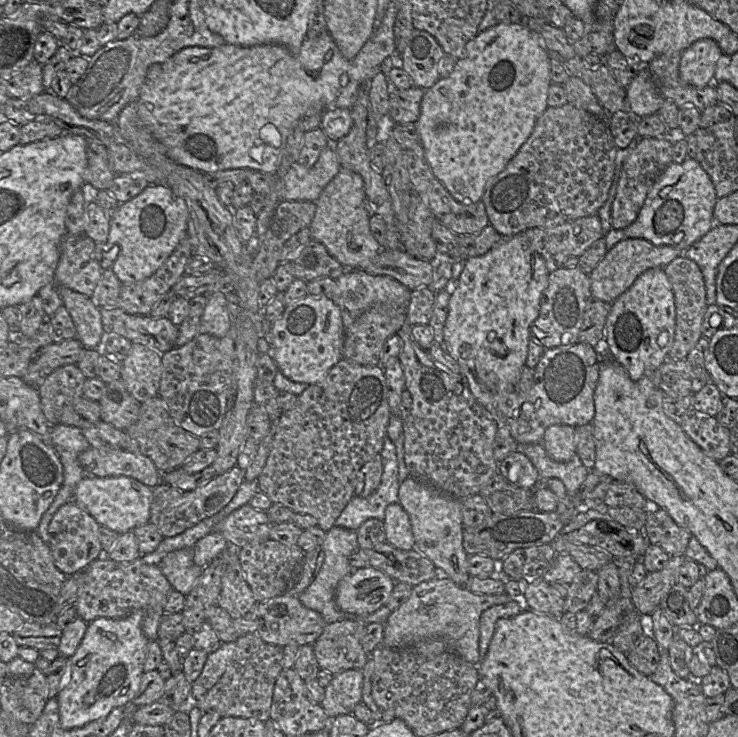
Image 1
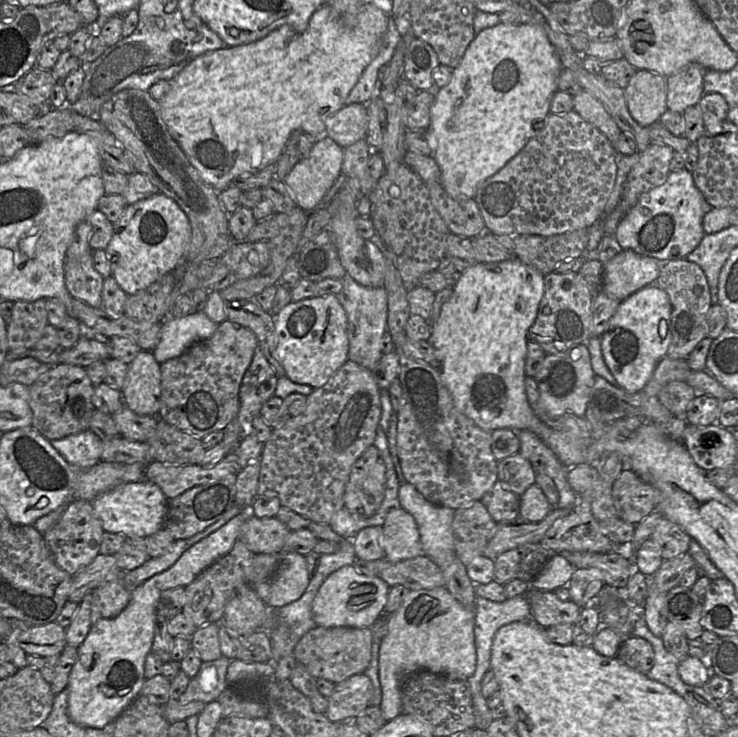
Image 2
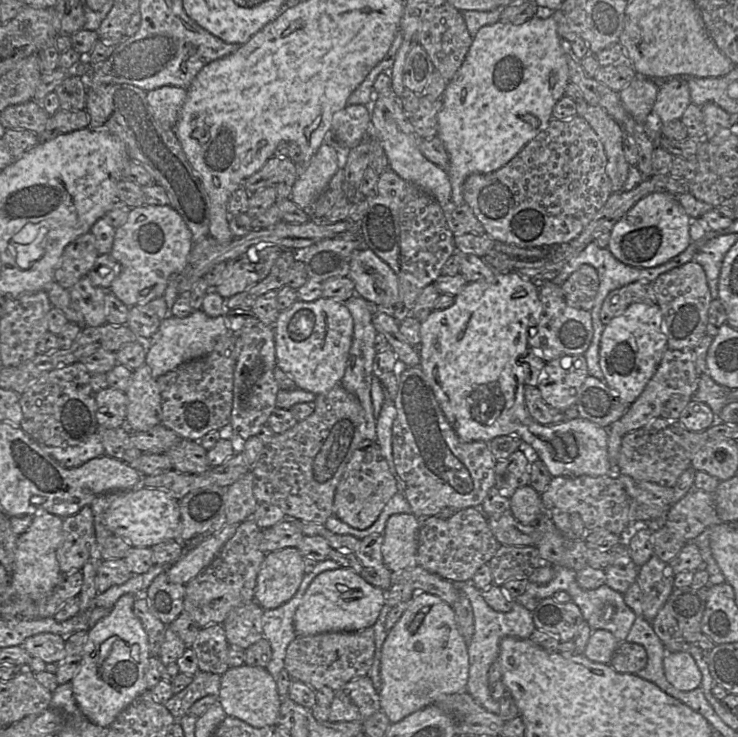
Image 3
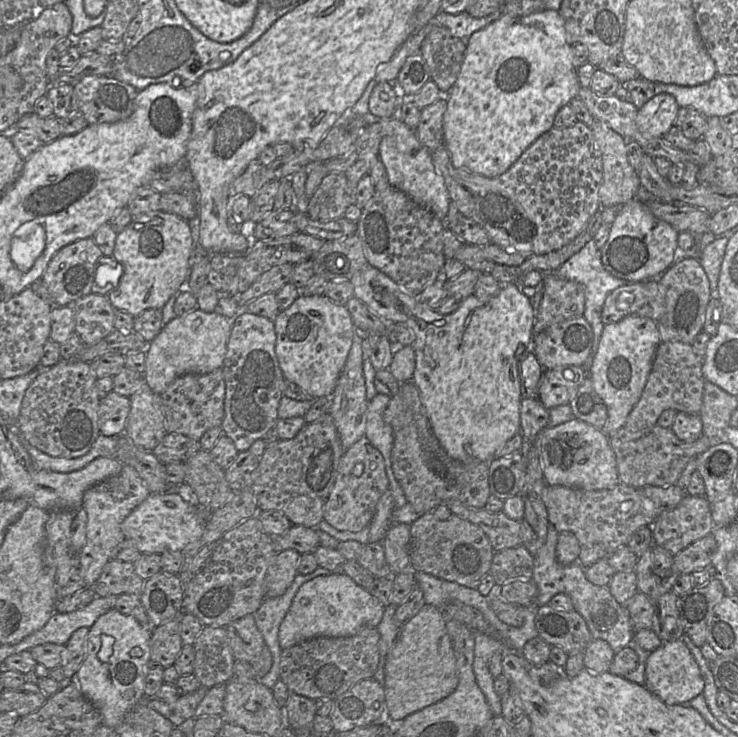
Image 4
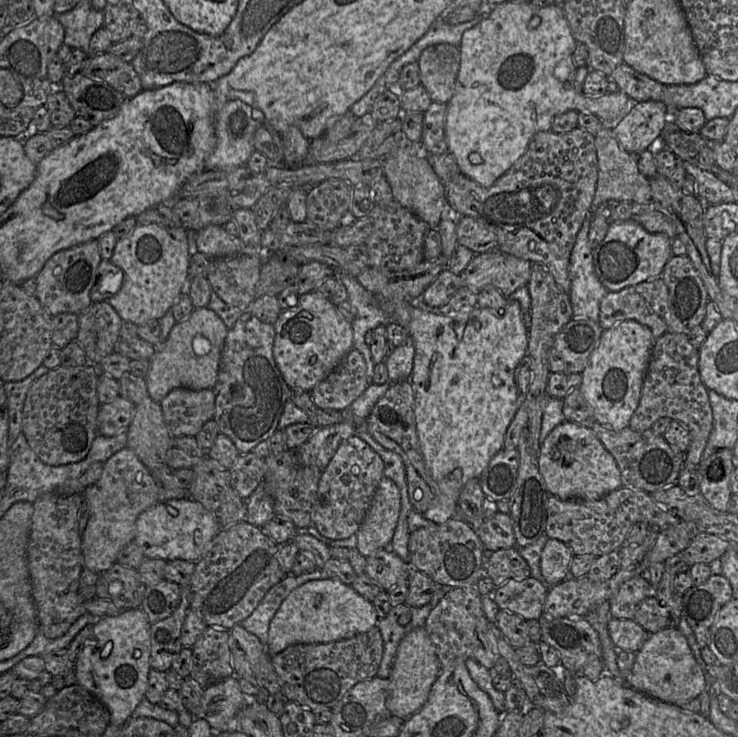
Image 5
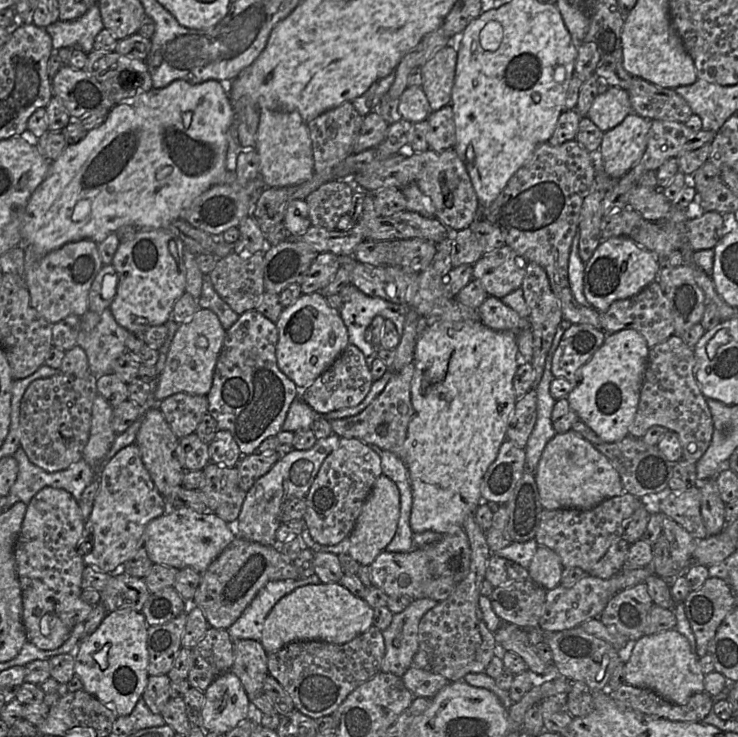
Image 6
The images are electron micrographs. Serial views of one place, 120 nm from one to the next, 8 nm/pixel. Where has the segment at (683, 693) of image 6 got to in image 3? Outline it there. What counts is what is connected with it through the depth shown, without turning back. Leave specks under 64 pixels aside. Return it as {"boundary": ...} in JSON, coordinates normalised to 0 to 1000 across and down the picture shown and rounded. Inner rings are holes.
{"boundary":[[[932,883],[904,886],[898,906],[904,924],[920,938],[938,938],[950,929],[951,915]]]}

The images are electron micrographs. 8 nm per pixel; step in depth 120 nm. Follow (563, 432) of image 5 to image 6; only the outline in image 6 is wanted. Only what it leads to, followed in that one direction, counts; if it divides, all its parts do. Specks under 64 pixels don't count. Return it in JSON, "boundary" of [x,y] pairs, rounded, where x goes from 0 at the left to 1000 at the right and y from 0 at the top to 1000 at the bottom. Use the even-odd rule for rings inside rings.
{"boundary":[[[775,582],[766,588],[753,588],[740,602],[725,639],[725,651],[733,684],[741,692],[770,689],[795,693],[825,676],[840,673],[846,669],[840,646],[824,621]]]}

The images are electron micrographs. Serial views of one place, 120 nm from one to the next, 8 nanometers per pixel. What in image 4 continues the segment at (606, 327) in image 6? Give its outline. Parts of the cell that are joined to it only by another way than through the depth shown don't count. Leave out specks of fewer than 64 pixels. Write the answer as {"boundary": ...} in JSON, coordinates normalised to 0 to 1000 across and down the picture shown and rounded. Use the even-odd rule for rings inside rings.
{"boundary":[[[881,379],[851,384],[827,396],[816,418],[814,434],[822,441],[851,427],[864,427],[890,440],[900,422],[898,391],[890,379]]]}

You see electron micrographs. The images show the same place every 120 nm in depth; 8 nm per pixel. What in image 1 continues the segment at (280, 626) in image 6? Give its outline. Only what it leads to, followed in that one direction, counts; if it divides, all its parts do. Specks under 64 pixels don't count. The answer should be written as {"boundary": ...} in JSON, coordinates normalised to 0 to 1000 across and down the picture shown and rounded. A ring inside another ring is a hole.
{"boundary":[[[497,768],[477,773],[458,792],[457,822],[473,836],[495,836],[523,821],[535,788],[520,776]]]}

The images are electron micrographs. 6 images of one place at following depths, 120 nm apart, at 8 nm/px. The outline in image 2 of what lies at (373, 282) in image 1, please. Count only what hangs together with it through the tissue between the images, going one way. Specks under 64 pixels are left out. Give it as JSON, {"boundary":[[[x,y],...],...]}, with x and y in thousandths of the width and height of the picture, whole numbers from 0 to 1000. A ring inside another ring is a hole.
{"boundary":[[[472,369],[465,380],[465,392],[455,400],[472,430],[472,486],[505,503],[518,479],[518,460],[524,450],[524,396],[518,389],[497,389],[477,379]]]}

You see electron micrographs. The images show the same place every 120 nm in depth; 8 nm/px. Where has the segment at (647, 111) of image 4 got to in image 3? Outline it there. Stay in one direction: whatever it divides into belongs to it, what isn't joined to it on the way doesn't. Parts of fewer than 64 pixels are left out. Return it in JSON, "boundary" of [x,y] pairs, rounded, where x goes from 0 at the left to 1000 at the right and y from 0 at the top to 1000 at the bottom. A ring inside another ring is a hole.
{"boundary":[[[912,104],[893,118],[882,156],[890,157],[894,168],[921,163],[935,141],[931,110],[924,104]]]}

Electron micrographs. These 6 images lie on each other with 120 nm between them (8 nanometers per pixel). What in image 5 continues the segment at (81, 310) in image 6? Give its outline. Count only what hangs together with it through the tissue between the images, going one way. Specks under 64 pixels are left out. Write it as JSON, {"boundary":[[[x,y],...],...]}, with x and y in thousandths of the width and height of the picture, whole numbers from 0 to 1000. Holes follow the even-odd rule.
{"boundary":[[[123,326],[75,343],[47,376],[47,402],[69,429],[83,425],[107,426],[115,422],[125,412],[122,396],[129,385],[137,354],[133,326]]]}

